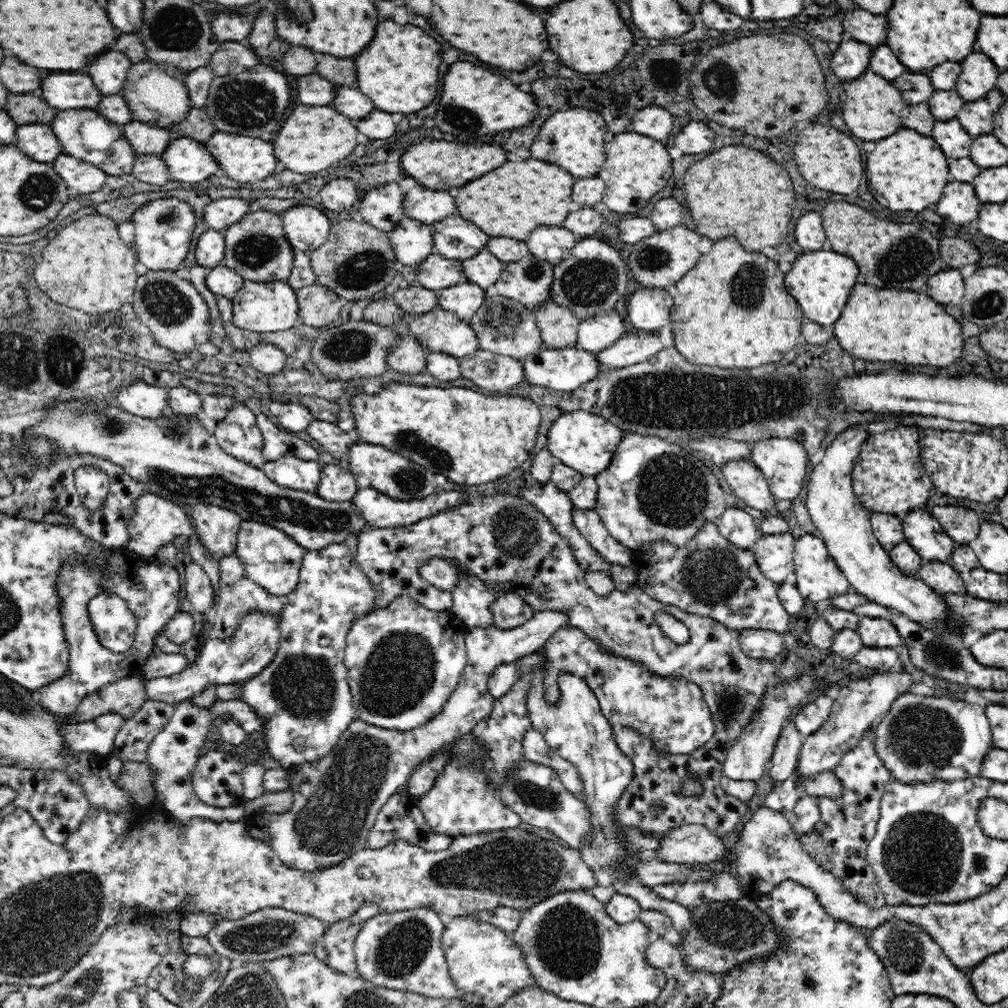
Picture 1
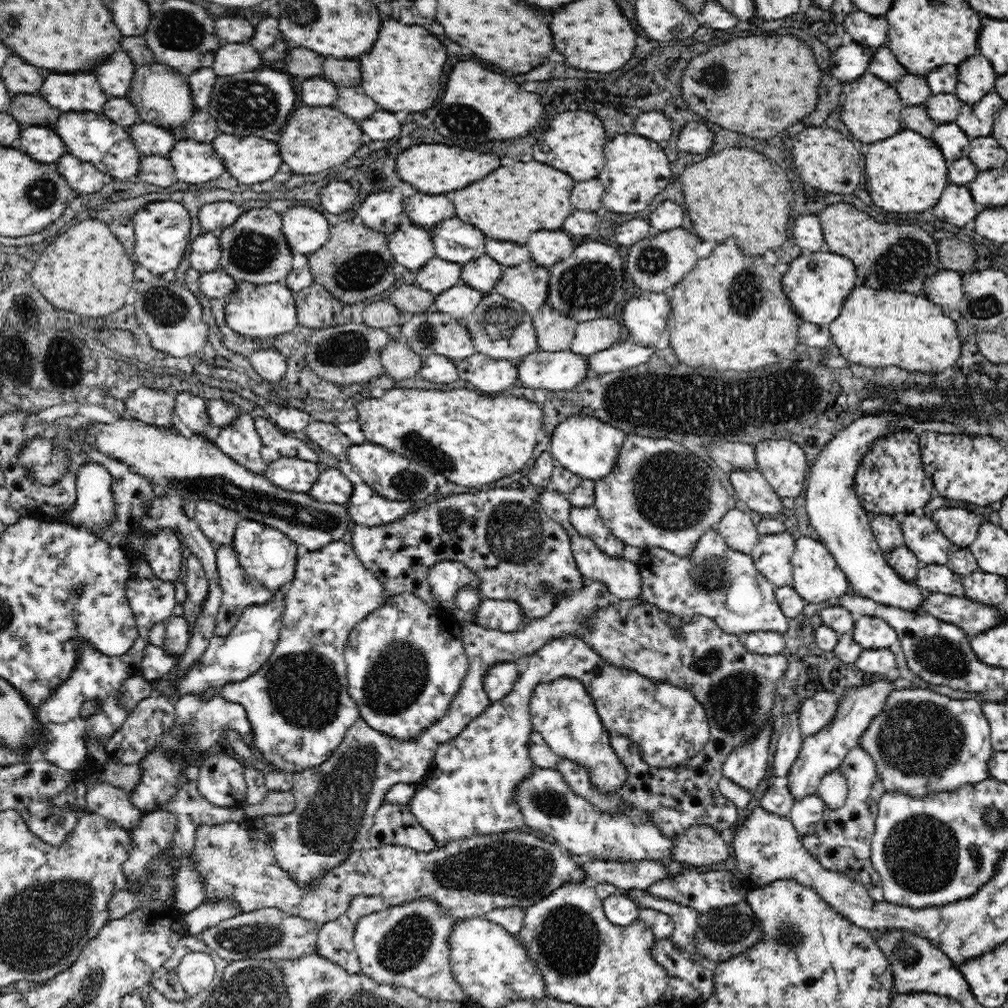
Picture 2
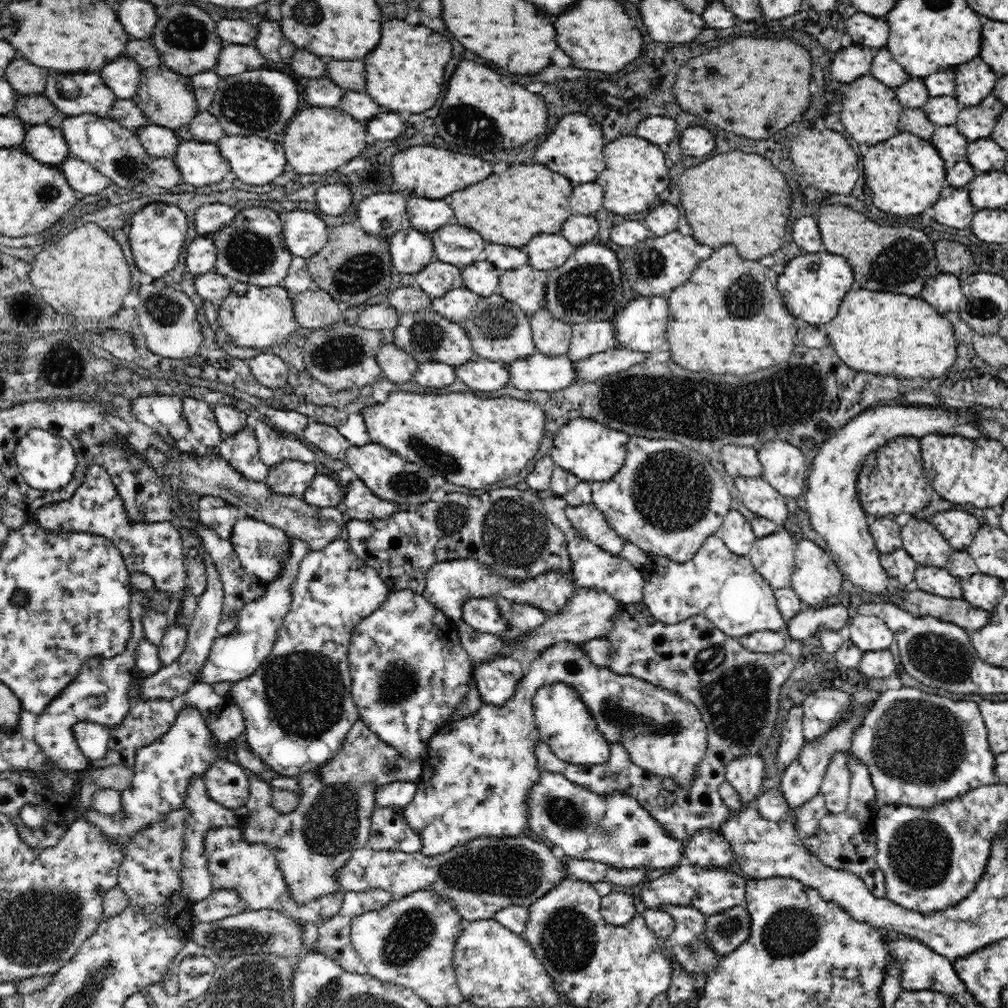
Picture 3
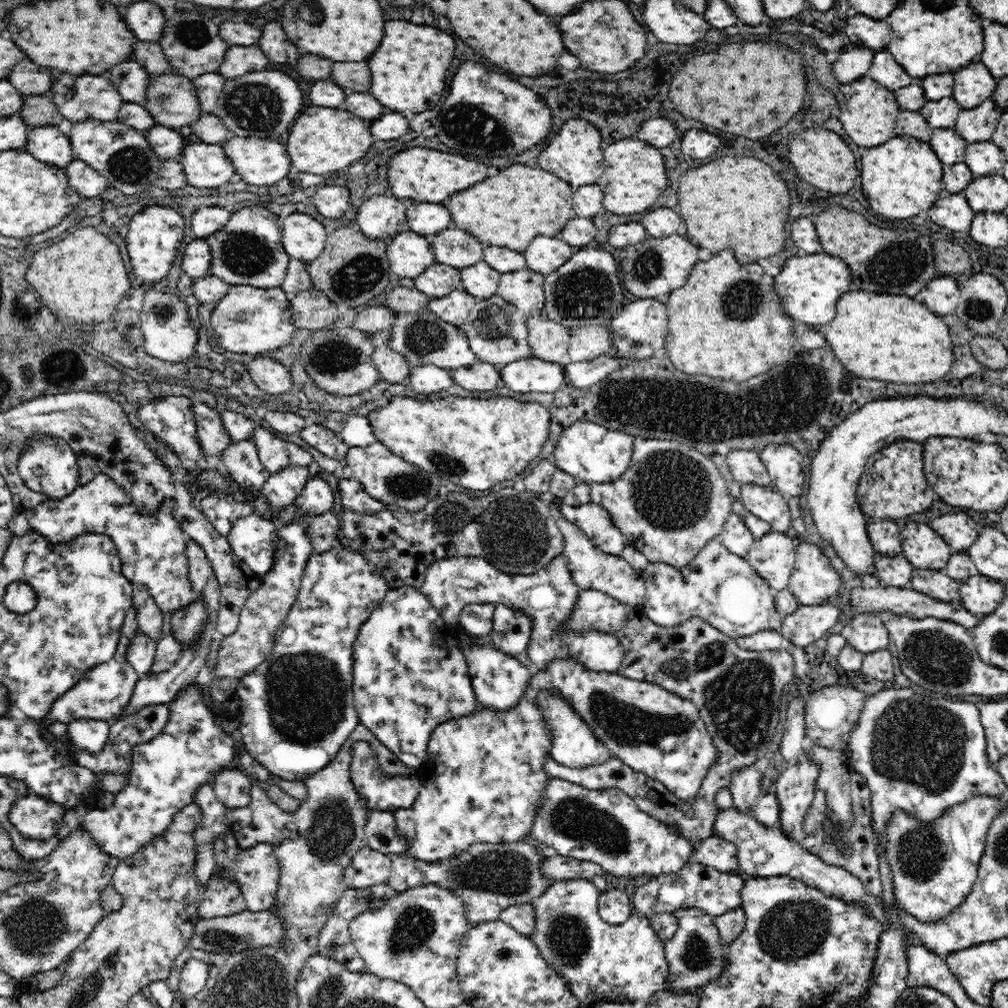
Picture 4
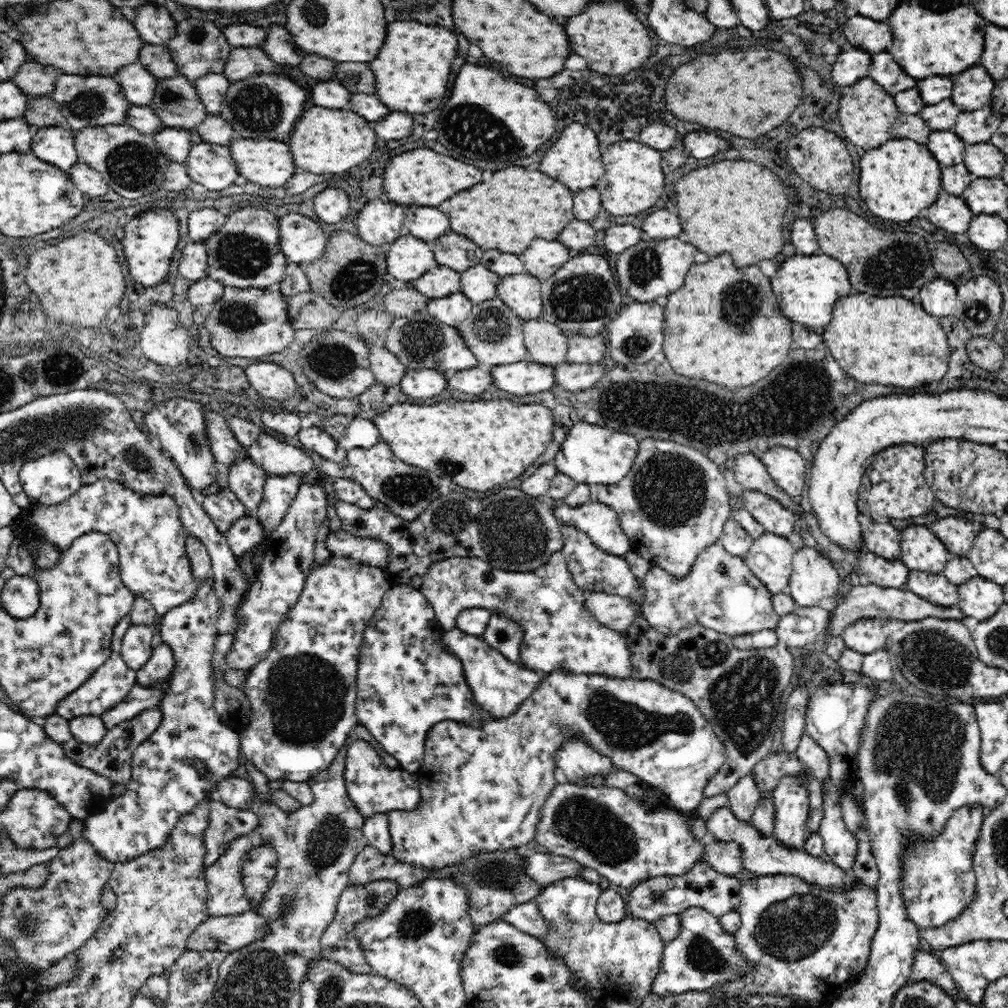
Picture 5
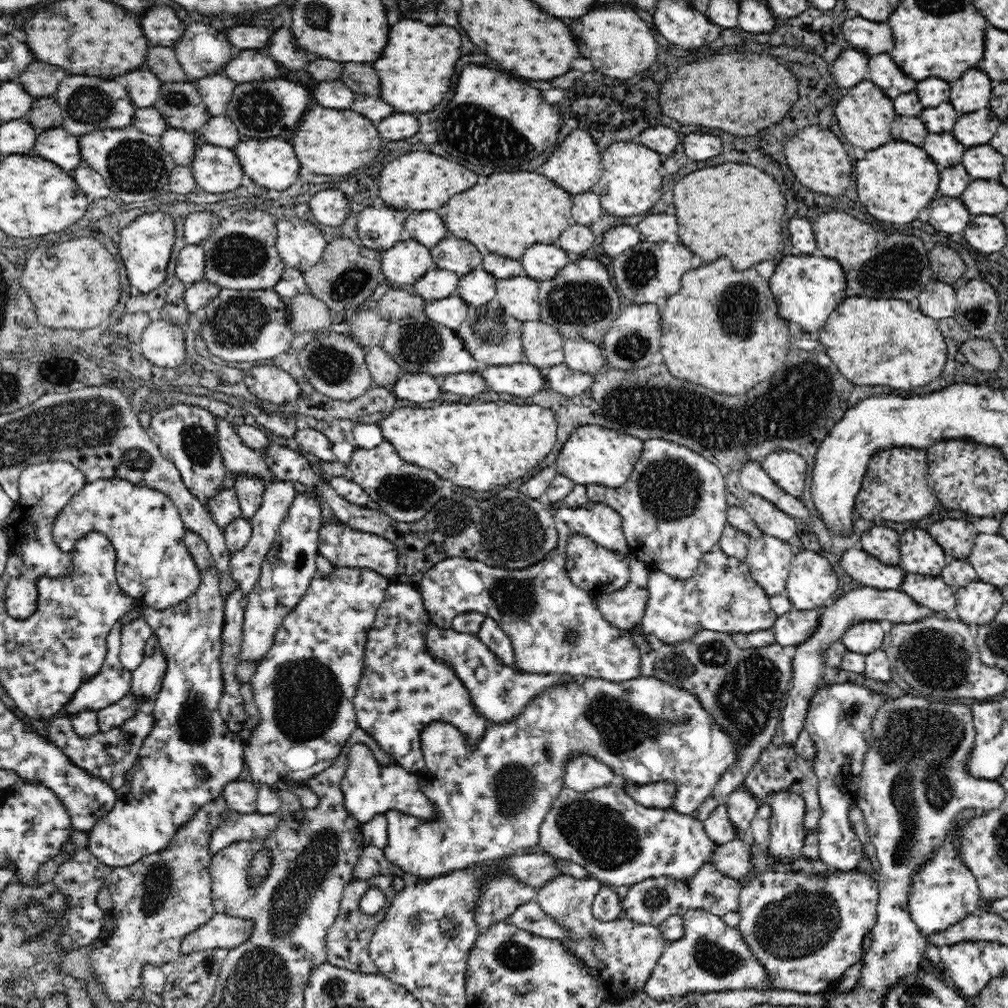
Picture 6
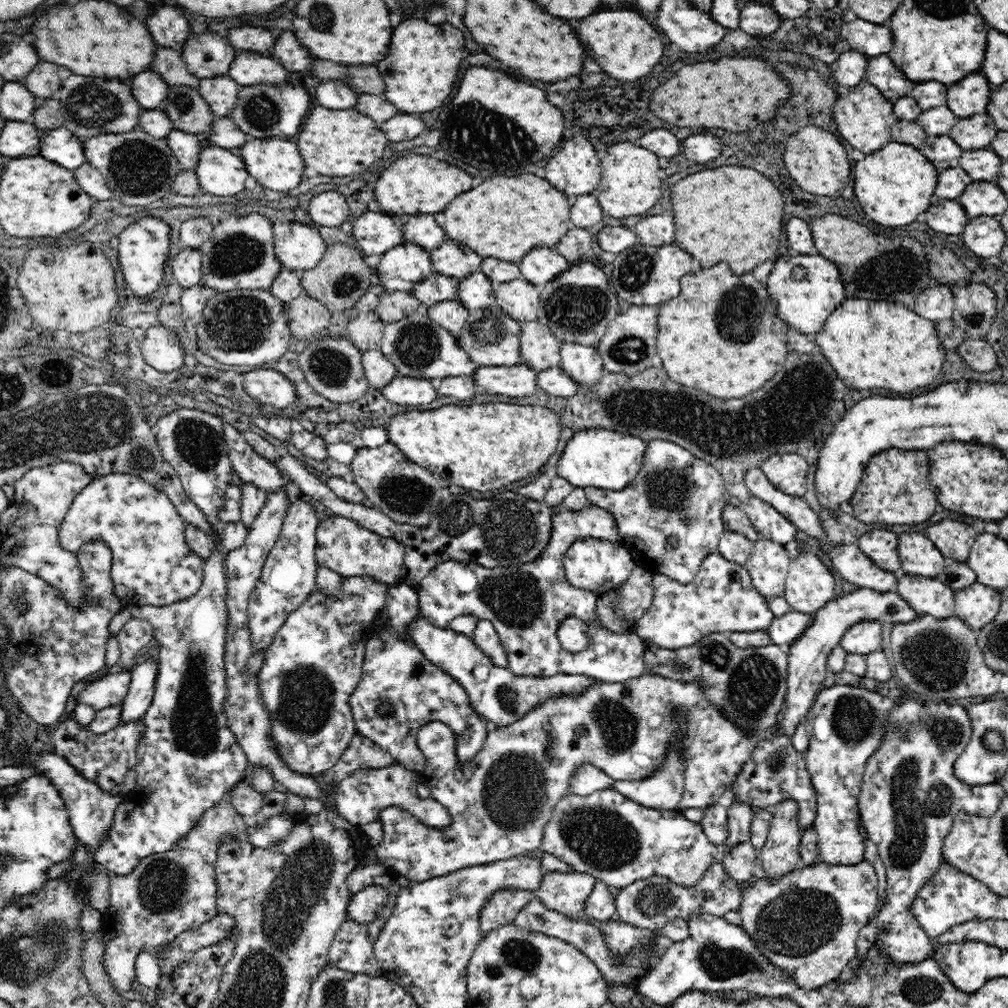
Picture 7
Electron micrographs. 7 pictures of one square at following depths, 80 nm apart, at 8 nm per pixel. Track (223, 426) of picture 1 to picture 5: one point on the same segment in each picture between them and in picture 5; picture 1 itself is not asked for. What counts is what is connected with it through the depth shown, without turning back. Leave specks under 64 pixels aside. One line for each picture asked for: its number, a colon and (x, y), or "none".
2: (240, 440)
3: (241, 451)
4: (242, 461)
5: (247, 480)

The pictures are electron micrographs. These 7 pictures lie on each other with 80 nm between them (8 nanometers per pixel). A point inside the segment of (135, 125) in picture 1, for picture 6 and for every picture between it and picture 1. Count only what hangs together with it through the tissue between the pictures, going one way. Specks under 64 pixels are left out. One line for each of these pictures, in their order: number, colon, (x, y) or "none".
2: (151, 140)
3: (159, 141)
4: (168, 144)
5: (175, 143)
6: (179, 143)

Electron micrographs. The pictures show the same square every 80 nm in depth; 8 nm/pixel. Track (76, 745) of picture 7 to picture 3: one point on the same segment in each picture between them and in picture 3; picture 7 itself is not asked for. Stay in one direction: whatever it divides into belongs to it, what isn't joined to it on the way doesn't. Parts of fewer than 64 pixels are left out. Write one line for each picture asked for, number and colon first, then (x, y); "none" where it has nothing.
3: (147, 721)
4: (125, 734)
5: (111, 757)
6: (109, 755)

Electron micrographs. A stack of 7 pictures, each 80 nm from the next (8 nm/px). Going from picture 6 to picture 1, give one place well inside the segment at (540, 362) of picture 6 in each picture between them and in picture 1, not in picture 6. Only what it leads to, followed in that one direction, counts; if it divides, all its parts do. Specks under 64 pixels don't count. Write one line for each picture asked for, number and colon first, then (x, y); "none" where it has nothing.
1: (558, 326)
2: (554, 331)
3: (552, 337)
4: (549, 340)
5: (546, 344)

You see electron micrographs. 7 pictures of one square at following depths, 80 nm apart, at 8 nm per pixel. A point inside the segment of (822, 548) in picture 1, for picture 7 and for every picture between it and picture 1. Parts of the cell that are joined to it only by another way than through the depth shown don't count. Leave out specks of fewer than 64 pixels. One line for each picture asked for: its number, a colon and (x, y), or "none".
2: (816, 577)
3: (816, 576)
4: (815, 578)
5: (814, 576)
6: (811, 583)
7: (809, 586)

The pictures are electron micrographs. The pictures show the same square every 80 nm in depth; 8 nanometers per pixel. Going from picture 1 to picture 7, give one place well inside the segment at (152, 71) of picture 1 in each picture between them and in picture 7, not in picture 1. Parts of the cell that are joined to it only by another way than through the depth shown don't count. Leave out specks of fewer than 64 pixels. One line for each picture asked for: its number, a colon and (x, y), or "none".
2: (162, 97)
3: (167, 99)
4: (171, 99)
5: (176, 101)
6: (180, 103)
7: (187, 109)

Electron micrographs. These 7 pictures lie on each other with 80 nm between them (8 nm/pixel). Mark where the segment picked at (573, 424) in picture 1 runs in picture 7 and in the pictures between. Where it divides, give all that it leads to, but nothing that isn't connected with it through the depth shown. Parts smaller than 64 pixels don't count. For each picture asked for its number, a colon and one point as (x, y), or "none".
2: (588, 447)
3: (591, 451)
4: (590, 453)
5: (593, 455)
6: (595, 455)
7: (604, 459)

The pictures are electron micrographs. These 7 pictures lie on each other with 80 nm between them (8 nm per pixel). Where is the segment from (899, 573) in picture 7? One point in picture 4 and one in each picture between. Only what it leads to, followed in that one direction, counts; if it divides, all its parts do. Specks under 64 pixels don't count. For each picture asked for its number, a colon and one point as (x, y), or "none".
4: (884, 535)
5: (881, 538)
6: (881, 542)

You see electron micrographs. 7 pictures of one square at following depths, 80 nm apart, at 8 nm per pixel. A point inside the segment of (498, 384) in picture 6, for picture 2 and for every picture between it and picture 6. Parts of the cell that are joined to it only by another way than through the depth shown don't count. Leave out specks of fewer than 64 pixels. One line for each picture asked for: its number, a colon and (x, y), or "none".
2: (554, 370)
3: (538, 371)
4: (533, 375)
5: (523, 378)

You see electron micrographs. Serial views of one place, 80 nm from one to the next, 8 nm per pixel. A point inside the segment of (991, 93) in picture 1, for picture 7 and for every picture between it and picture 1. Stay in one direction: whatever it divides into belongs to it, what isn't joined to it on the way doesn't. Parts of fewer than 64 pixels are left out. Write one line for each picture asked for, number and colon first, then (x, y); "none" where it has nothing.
2: (976, 120)
3: (976, 122)
4: (977, 125)
5: (974, 127)
6: (978, 127)
7: (976, 132)

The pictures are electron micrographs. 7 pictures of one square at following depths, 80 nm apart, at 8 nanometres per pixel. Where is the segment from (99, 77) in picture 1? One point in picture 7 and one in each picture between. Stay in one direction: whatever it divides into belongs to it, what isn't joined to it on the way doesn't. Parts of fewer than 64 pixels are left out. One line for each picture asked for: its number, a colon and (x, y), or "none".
2: (115, 76)
3: (123, 76)
4: (131, 79)
5: (138, 86)
6: (143, 87)
7: (148, 89)

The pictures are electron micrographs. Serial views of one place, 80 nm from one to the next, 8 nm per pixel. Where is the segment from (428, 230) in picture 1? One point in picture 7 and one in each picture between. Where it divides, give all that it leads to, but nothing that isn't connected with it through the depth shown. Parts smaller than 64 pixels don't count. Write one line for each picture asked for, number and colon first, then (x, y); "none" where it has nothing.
2: (412, 246)
3: (410, 250)
4: (410, 254)
5: (408, 257)
6: (408, 260)
7: (403, 266)

